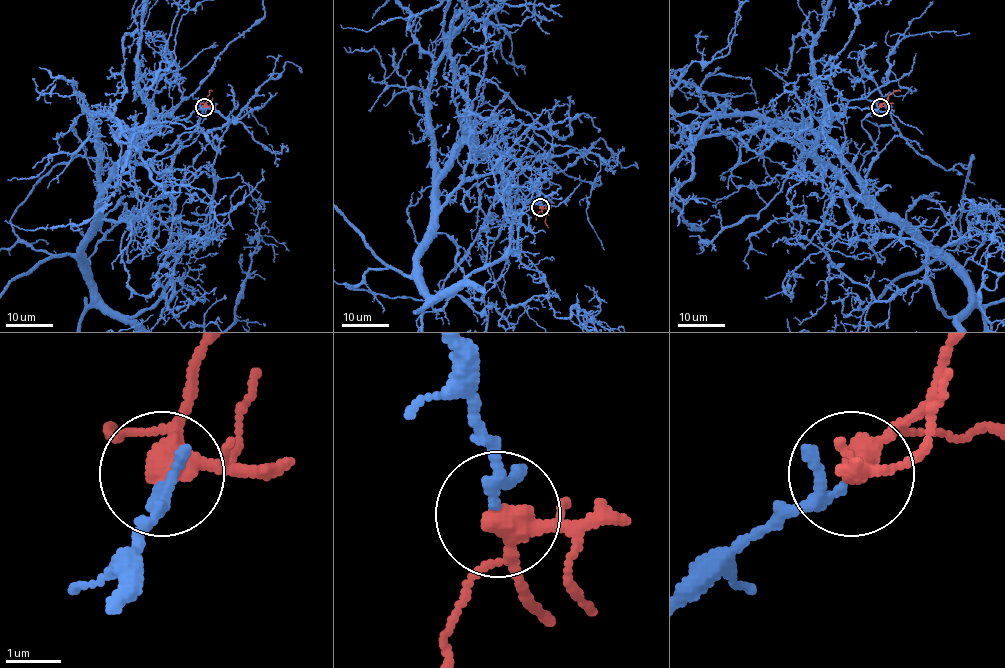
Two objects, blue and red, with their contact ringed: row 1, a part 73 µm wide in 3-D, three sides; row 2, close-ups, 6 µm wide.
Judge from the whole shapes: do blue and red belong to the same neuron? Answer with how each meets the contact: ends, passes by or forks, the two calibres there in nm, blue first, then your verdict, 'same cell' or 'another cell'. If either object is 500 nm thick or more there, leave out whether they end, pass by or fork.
blue passes by; red forks; calibres 160 and 320 nm; same cell

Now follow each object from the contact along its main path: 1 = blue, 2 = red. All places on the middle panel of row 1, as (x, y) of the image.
1: (540, 206), (467, 179), (417, 310)
2: (540, 207), (548, 227)

